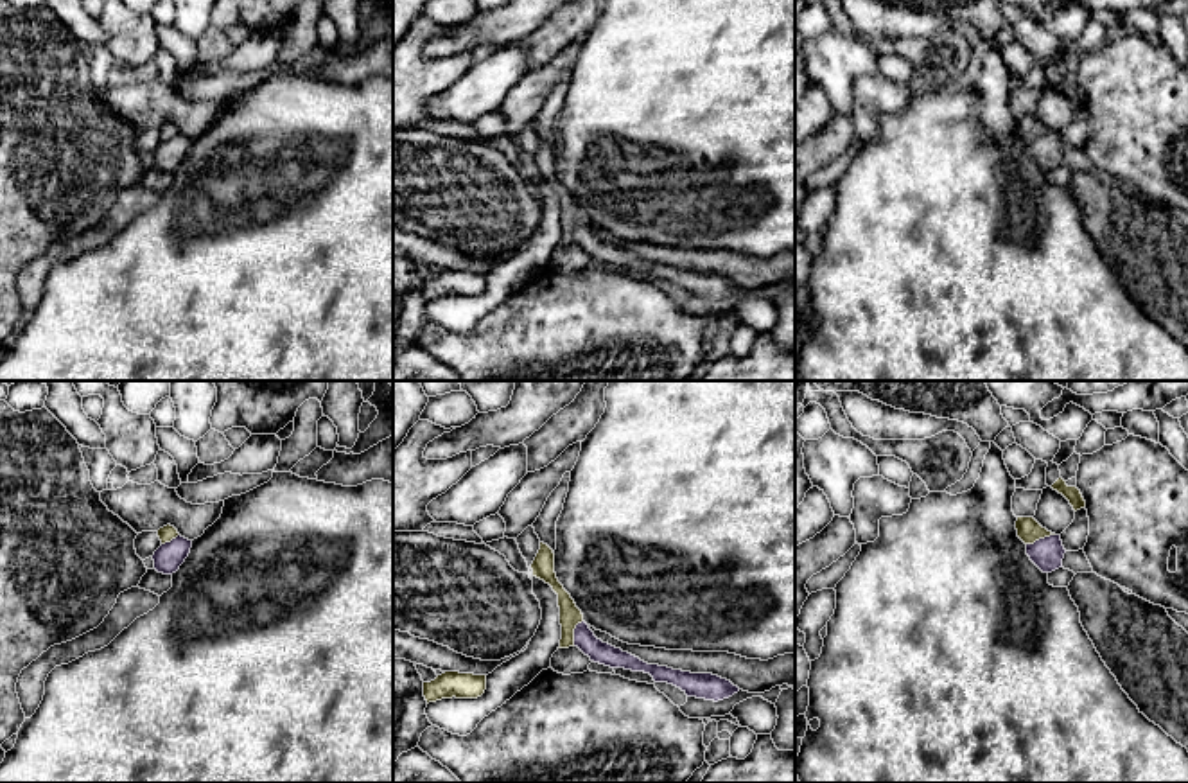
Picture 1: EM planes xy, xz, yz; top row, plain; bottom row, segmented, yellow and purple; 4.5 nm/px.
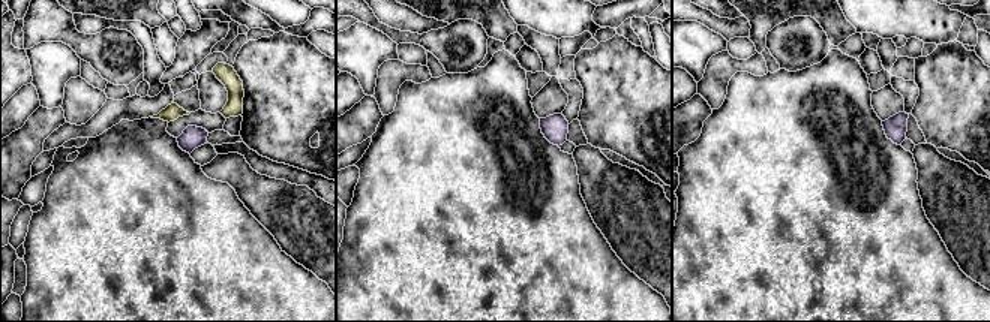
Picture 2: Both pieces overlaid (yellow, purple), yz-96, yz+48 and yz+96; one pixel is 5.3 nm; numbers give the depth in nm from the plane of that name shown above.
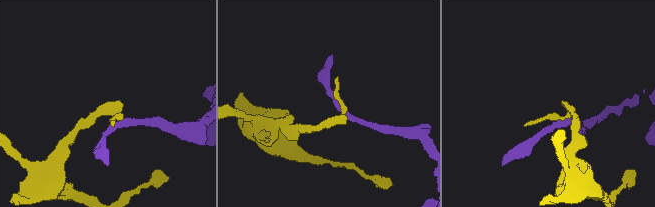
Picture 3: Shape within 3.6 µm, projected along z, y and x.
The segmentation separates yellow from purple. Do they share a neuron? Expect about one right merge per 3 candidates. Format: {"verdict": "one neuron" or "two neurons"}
{"verdict": "two neurons"}

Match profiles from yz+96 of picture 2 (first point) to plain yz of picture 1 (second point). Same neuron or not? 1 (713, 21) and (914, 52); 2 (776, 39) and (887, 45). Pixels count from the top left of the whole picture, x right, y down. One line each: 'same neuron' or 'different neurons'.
1: same neuron
2: same neuron

